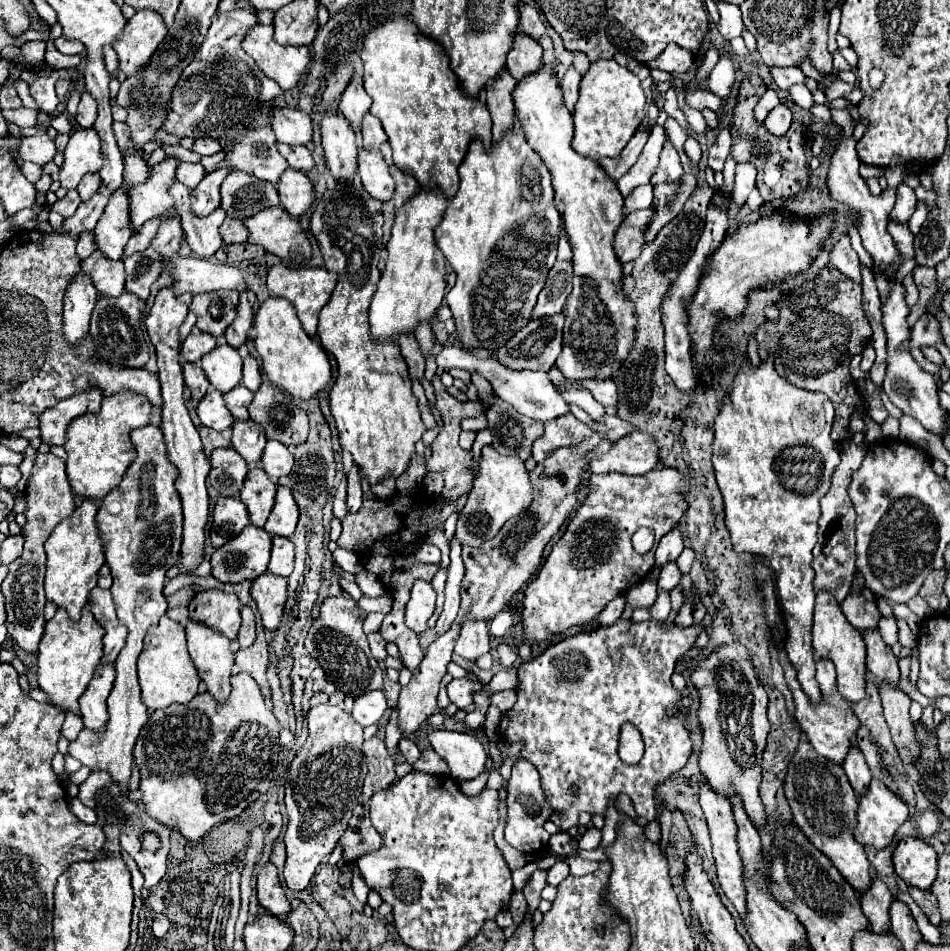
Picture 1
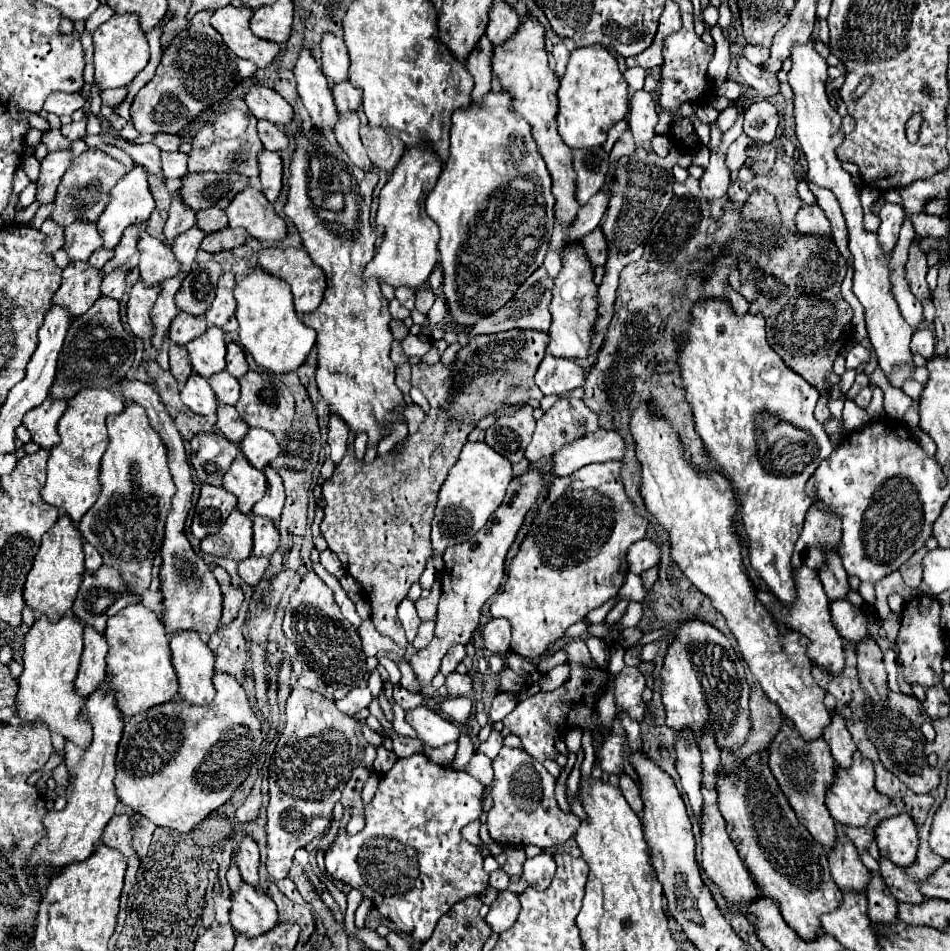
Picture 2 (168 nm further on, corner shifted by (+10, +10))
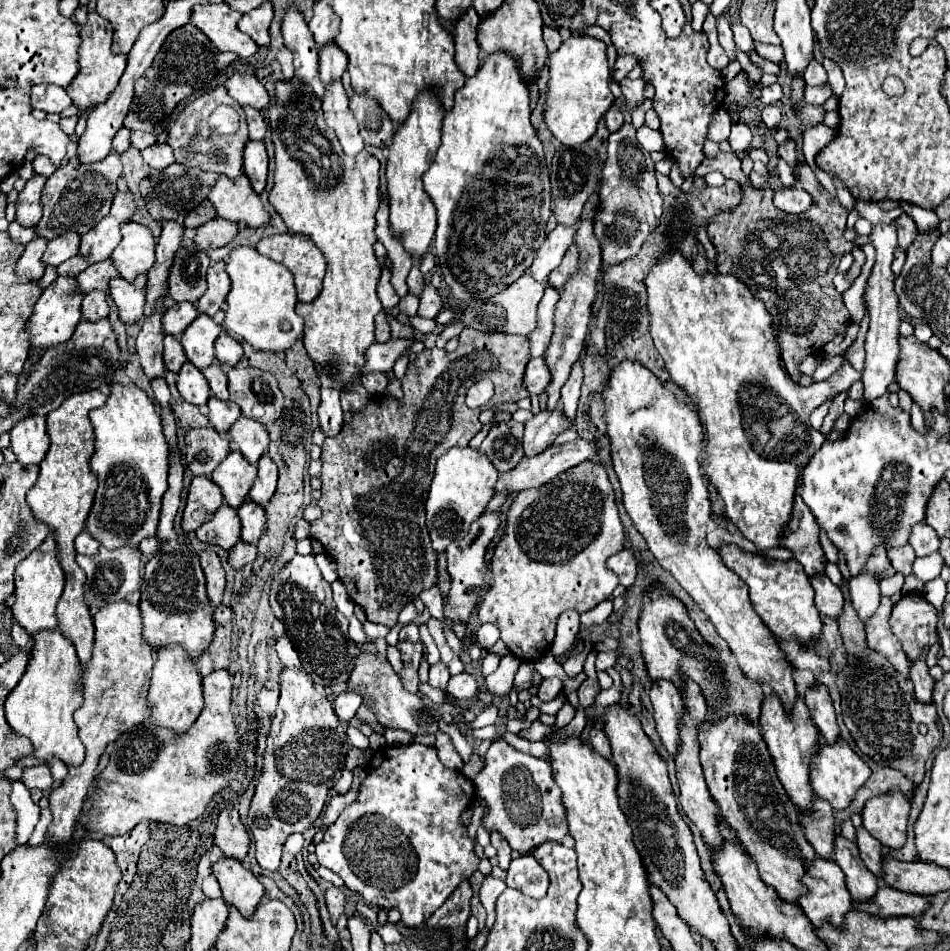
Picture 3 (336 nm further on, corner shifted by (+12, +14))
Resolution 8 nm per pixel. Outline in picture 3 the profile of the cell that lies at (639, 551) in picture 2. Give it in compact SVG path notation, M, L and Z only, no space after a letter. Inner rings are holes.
M624 548L618 554L610 556L608 562L606 562L606 566L618 574L620 584L624 588L630 588L634 584L636 574L638 574L638 560L636 560L636 556L634 556L632 550Z

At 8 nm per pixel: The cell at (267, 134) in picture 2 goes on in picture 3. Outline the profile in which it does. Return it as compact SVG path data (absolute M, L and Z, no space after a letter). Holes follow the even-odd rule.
M244 108L246 118L248 118L248 130L250 130L250 140L264 140L266 136L266 122L264 122L264 112L258 112L254 108Z

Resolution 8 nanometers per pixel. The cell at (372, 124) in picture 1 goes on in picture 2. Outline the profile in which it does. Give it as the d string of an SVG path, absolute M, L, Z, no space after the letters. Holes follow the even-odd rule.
M350 80L334 84L330 90L338 112L356 112L356 108L360 108L360 90L356 90Z

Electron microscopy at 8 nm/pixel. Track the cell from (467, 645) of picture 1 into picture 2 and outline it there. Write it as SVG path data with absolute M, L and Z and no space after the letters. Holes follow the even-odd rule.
M462 644L452 646L452 650L448 650L448 654L442 658L442 668L440 668L440 672L442 672L444 676L452 674L452 672L456 670L456 666L462 662L464 656L466 656L466 650L464 650Z

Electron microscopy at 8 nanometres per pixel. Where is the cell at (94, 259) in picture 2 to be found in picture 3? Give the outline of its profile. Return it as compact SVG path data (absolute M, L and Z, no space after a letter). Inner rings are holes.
M78 254L78 256L62 262L62 264L58 266L58 274L62 274L62 276L66 276L66 274L80 274L80 272L86 270L88 266L90 266L90 264L86 262L86 258L82 258L82 256Z

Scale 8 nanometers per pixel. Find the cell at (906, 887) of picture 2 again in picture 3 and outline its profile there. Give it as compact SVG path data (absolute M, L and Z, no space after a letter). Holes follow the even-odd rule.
M858 828L858 850L860 850L860 856L864 860L864 864L868 866L870 872L876 874L878 880L882 880L882 844L870 836L864 828Z

